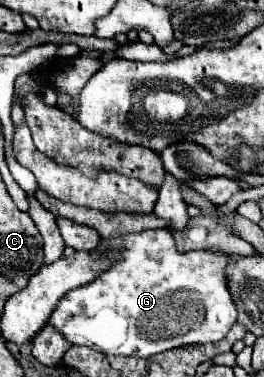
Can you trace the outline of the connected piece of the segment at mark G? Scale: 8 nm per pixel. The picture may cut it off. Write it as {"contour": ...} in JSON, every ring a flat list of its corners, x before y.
{"contour":[[151,229,113,237,111,247,123,249,121,257,93,283,69,291,49,317,49,325,61,331,73,345,85,345,105,355,151,357,173,347,219,341,237,321,237,309,225,285,225,253,187,251,179,253,169,229]]}

